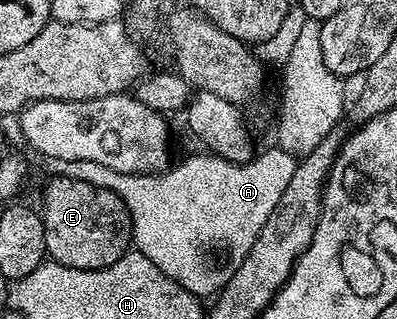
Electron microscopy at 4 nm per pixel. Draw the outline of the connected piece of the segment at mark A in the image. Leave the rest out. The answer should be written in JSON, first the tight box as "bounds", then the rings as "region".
{"bounds":[57,146,297,298],"region":[[[271,146],[268,152],[261,151],[247,164],[234,164],[223,157],[212,154],[191,156],[179,165],[168,167],[162,172],[150,174],[125,174],[117,170],[109,170],[109,166],[101,166],[101,162],[65,162],[58,161],[57,172],[61,176],[71,176],[91,183],[94,187],[108,188],[117,193],[127,207],[130,216],[130,239],[134,251],[139,252],[161,274],[173,278],[177,286],[189,290],[189,294],[200,298],[214,297],[222,289],[225,280],[213,269],[207,268],[207,255],[222,244],[236,244],[240,253],[248,252],[261,234],[261,226],[269,222],[269,214],[281,202],[281,194],[289,187],[293,179],[297,158],[277,146]]]}

